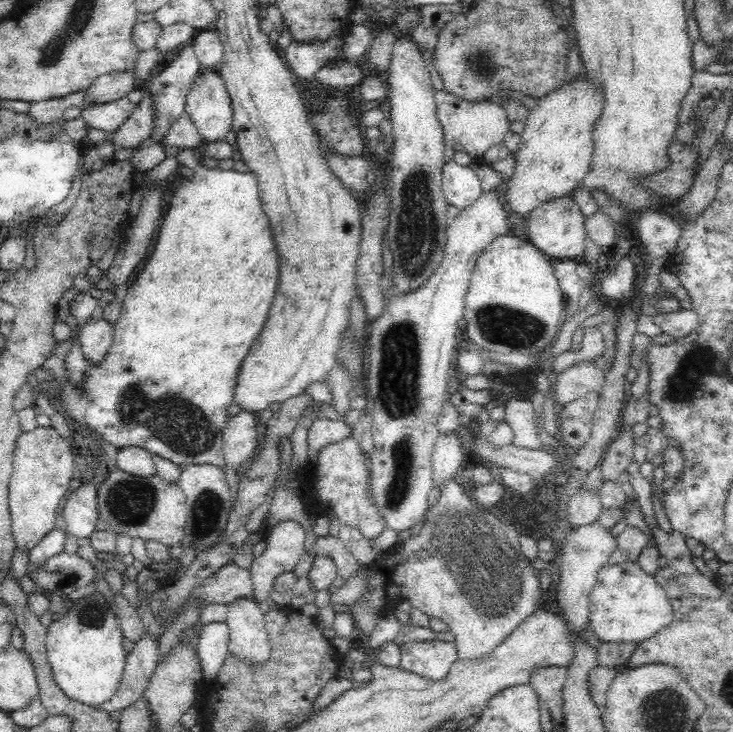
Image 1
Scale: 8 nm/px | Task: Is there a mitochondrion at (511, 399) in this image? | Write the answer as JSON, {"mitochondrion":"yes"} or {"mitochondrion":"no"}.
{"mitochondrion":"no"}

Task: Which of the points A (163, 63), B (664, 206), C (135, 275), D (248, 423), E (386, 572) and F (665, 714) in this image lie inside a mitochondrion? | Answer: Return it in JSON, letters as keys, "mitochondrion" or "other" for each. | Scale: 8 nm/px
{"A":"other","B":"other","C":"other","D":"other","E":"other","F":"mitochondrion"}

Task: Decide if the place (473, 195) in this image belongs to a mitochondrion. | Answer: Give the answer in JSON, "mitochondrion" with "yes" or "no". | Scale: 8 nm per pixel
{"mitochondrion":"no"}

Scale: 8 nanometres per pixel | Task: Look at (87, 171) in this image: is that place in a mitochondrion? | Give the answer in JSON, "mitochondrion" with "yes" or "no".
{"mitochondrion":"no"}

